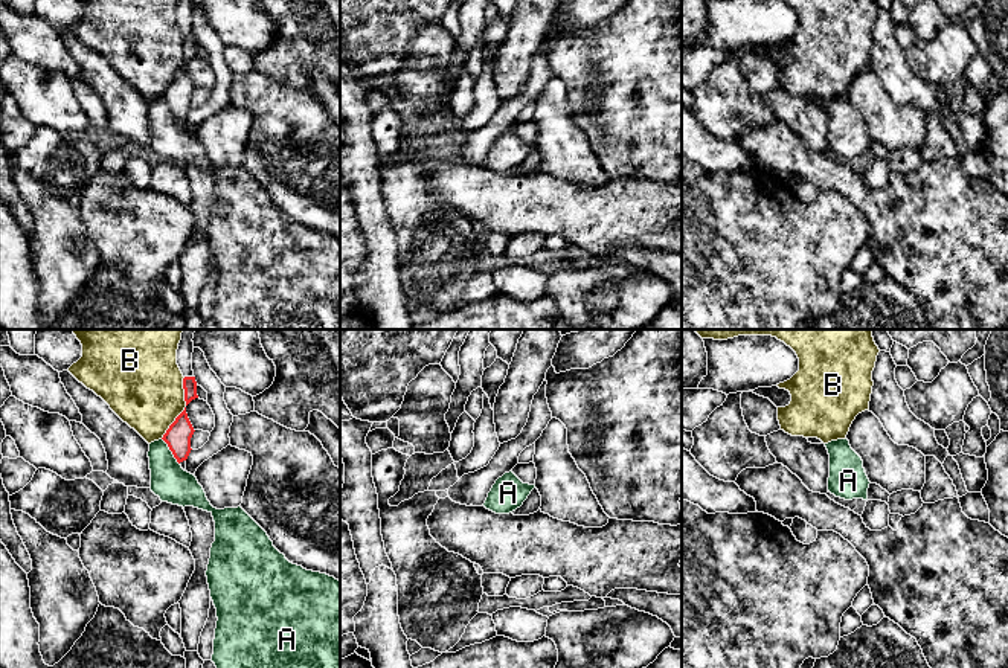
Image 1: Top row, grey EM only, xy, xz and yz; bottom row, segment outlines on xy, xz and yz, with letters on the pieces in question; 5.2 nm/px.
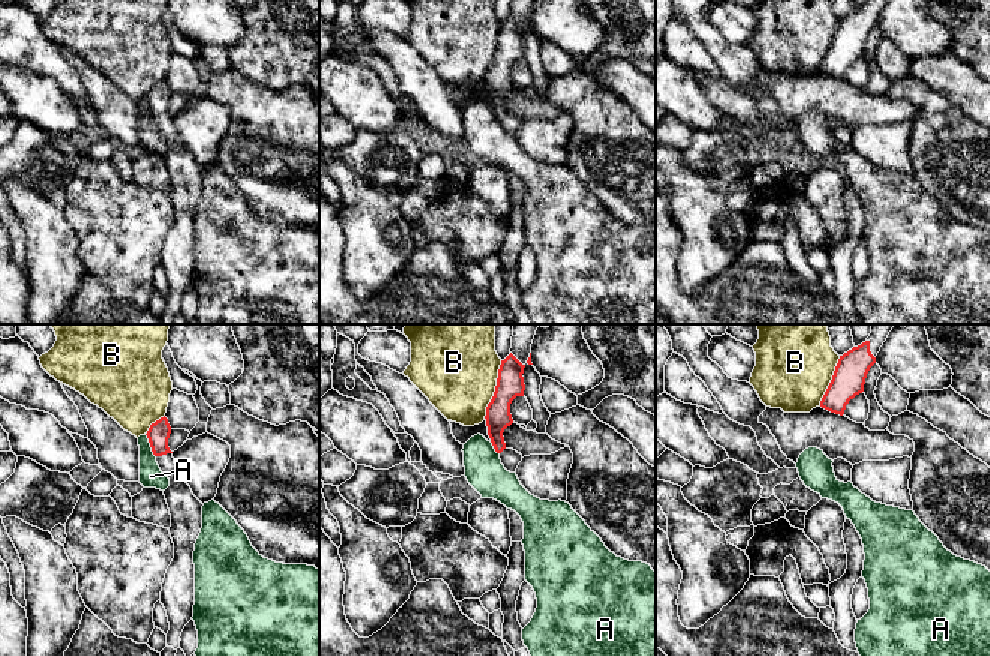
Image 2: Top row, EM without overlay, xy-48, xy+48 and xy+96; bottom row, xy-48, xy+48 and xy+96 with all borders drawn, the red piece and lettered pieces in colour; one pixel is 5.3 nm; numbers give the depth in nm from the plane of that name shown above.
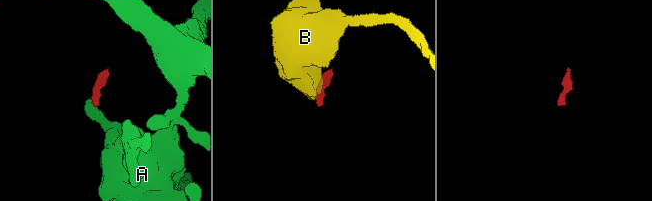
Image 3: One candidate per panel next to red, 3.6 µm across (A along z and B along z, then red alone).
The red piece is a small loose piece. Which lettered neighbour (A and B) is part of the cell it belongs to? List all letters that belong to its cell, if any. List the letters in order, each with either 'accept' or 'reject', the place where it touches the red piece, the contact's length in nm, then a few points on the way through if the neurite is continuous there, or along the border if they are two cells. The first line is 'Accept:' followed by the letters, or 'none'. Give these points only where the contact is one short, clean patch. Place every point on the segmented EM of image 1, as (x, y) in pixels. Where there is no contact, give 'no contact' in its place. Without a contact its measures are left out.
Accept: none
A: reject; meets red in xy at (171, 450); contact 170 nm long; border along xy (162, 438), (179, 464)
B: reject; meets red in xy at (185, 407); contact 360 nm long; border along xy (185, 377), (185, 409), (160, 438)

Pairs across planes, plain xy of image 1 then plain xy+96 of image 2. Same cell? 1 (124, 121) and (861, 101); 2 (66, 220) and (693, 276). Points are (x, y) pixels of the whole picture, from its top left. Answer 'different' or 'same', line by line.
1: different
2: same

